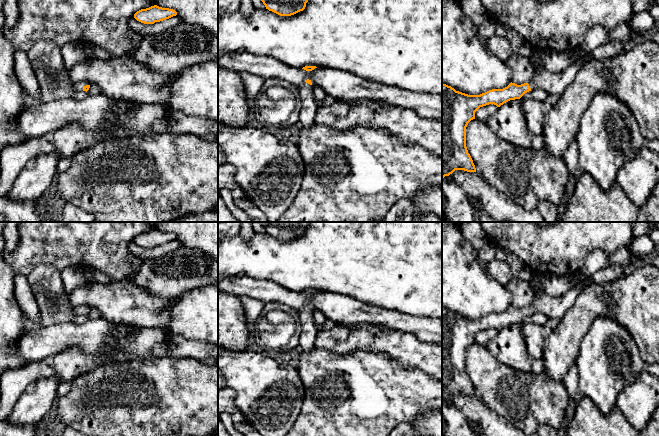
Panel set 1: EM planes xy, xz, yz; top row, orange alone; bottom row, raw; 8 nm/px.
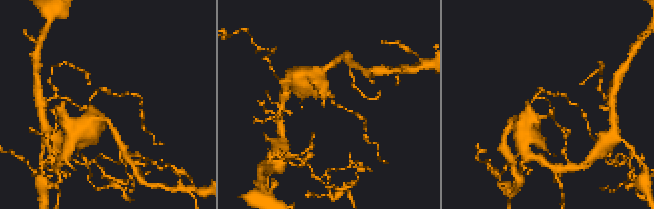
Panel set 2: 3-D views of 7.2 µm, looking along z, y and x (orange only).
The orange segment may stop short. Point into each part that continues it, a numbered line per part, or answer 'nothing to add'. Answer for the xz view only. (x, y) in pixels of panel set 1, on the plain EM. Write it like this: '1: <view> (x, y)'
1: xz (309, 331)

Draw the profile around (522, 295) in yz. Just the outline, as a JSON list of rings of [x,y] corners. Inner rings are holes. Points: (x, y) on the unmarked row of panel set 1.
[[[513,276],[505,287],[511,294],[512,307],[521,309],[533,303],[535,293],[528,281]]]

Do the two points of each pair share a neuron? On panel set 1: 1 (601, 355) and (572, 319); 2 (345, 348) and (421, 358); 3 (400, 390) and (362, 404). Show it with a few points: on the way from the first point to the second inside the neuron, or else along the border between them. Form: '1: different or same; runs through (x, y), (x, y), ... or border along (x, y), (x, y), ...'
1: different; border along (600, 316), (593, 321), (576, 356)
2: same; runs through (364, 342), (391, 342), (402, 347)
3: same; runs through (391, 394), (371, 395)

